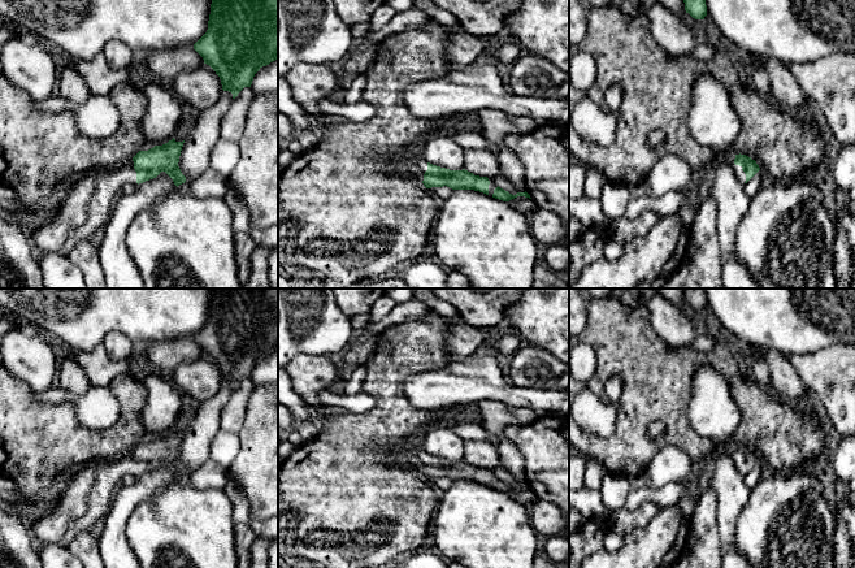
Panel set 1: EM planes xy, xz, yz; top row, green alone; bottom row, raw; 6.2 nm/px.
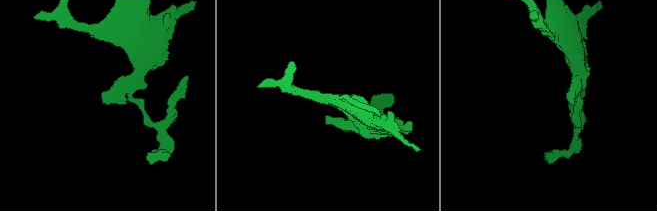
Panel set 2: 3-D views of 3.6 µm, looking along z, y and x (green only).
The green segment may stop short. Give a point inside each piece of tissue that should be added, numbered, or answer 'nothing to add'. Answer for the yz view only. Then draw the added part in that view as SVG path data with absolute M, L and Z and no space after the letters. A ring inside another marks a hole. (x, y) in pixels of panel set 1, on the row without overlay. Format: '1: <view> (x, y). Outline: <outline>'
1: yz (740, 464). Outline: M733 452L733 460L734 460L734 464L735 464L737 471L738 471L742 476L745 476L745 473L746 473L746 465L745 465L745 463L742 461L742 458L735 456L734 452Z

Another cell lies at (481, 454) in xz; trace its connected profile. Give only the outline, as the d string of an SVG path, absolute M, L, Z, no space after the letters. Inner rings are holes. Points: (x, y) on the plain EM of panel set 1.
M465 441L464 460L474 467L496 471L500 464L500 455L495 446L483 441Z

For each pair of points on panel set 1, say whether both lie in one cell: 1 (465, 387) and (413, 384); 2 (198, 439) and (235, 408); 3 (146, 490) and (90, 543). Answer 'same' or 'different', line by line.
1: same
2: different
3: different

